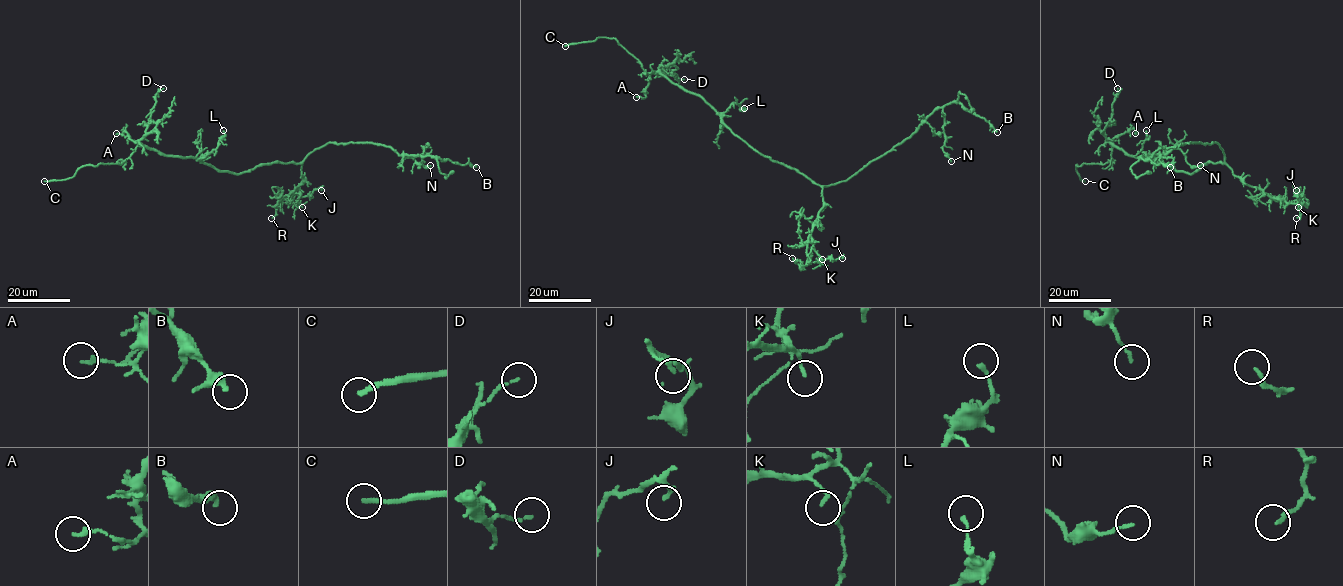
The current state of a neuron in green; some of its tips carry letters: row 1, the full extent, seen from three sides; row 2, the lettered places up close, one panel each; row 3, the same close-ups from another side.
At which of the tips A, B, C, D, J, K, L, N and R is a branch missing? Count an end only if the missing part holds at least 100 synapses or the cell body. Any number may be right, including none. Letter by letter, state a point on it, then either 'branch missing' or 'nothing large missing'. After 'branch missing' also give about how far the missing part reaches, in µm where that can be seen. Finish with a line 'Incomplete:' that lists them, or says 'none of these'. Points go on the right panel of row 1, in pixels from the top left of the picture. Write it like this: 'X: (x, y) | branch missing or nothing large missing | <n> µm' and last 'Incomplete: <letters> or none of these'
A: (1135, 133) | nothing large missing
B: (1170, 167) | nothing large missing
C: (1085, 181) | branch missing | 20 µm
D: (1117, 88) | nothing large missing
J: (1296, 190) | nothing large missing
K: (1298, 207) | nothing large missing
L: (1146, 130) | nothing large missing
N: (1200, 165) | nothing large missing
R: (1296, 218) | nothing large missing
Incomplete: C

